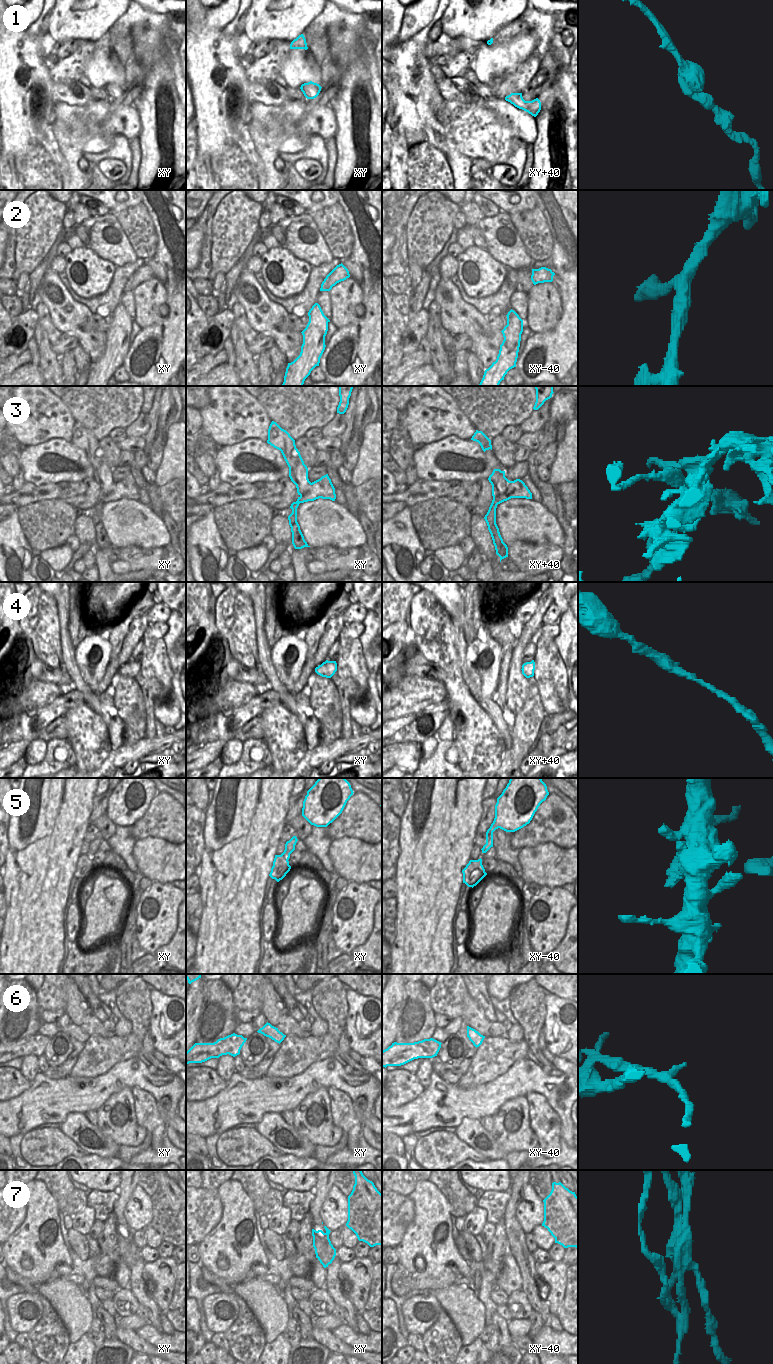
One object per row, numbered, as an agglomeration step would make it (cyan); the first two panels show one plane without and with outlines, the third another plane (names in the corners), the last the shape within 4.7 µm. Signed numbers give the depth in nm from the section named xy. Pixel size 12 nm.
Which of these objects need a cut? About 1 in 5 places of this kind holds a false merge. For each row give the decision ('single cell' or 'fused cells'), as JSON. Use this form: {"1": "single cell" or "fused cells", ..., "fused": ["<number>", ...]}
{"1": "single cell", "2": "single cell", "3": "fused cells", "4": "single cell", "5": "fused cells", "6": "single cell", "7": "fused cells", "fused": ["3", "5", "7"]}

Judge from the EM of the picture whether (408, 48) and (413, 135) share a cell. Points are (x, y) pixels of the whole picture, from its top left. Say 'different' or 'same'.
same

